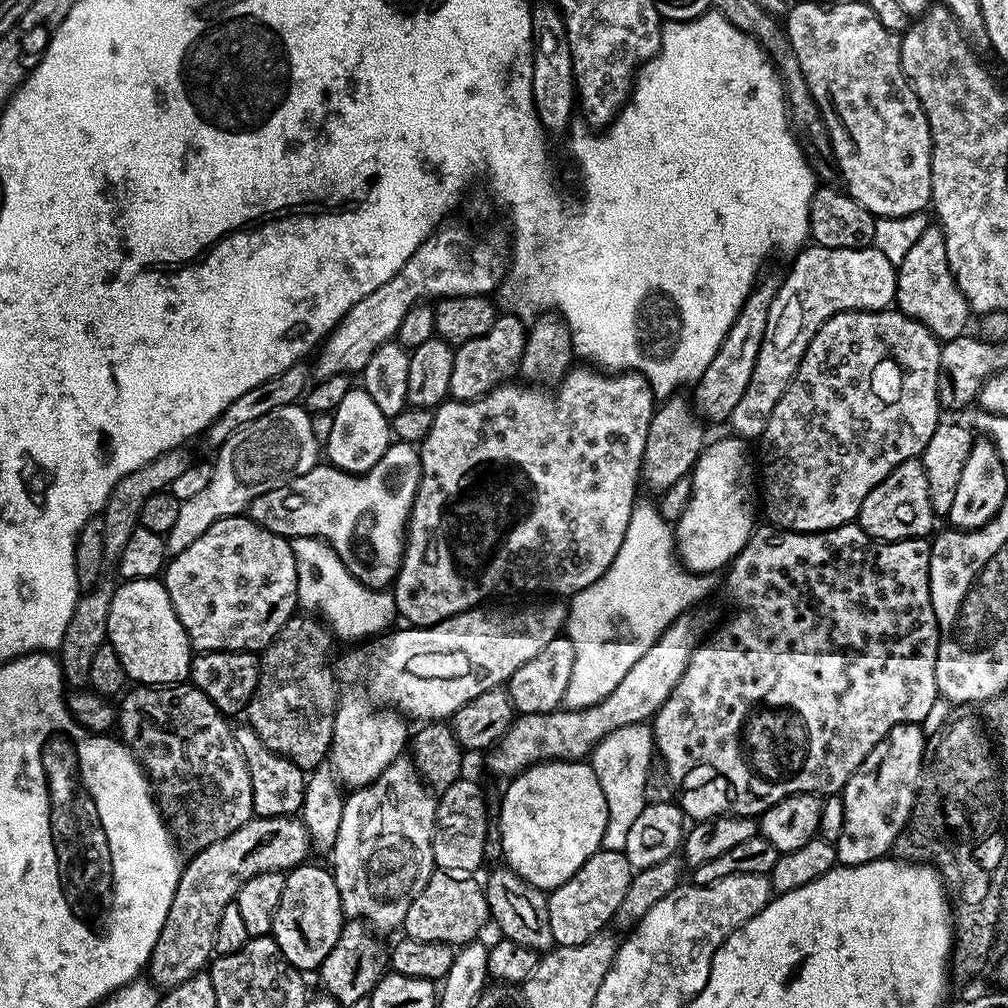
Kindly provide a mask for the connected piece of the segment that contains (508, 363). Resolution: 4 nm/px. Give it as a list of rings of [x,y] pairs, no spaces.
[[[515,314],[497,315],[494,326],[482,338],[470,338],[454,351],[454,371],[450,373],[449,397],[453,400],[480,400],[501,384],[517,375],[526,346],[528,328],[525,321]]]

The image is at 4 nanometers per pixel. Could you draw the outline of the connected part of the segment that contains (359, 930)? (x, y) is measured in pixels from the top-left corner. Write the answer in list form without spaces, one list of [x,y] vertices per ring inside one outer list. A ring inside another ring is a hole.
[[[349,919],[338,942],[334,942],[334,950],[330,950],[320,964],[318,975],[324,983],[323,991],[333,996],[341,1006],[350,1006],[358,1002],[358,998],[371,997],[373,986],[385,975],[390,964],[390,952],[379,939],[383,940],[363,920]]]

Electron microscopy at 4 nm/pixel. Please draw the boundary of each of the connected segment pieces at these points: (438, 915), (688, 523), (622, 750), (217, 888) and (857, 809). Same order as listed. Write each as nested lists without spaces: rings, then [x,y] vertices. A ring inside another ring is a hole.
[[[435,871],[426,882],[422,894],[410,902],[410,910],[406,910],[406,918],[402,925],[404,936],[426,942],[442,942],[453,946],[473,943],[476,936],[490,920],[488,903],[483,887],[475,884],[472,878],[460,874]]]
[[[728,434],[725,440],[707,445],[690,473],[692,493],[686,510],[674,524],[674,548],[689,572],[716,574],[732,563],[752,537],[758,504],[752,501],[754,468],[748,465],[748,448],[743,439]]]
[[[648,726],[619,728],[596,745],[590,756],[592,769],[600,779],[602,794],[606,794],[608,825],[604,831],[603,851],[623,852],[626,836],[634,818],[642,814],[645,806],[646,774],[654,759],[654,732]],[[616,804],[631,804],[629,812],[618,812]]]
[[[256,816],[247,820],[234,834],[206,846],[180,869],[174,902],[158,934],[158,942],[148,962],[147,973],[157,989],[176,988],[213,959],[222,910],[230,906],[250,878],[267,872],[287,873],[309,859],[312,839],[304,821],[296,816]]]
[[[899,724],[866,754],[858,770],[843,786],[844,825],[836,841],[836,859],[841,865],[868,864],[893,851],[900,831],[908,826],[920,790],[926,737],[920,724]]]

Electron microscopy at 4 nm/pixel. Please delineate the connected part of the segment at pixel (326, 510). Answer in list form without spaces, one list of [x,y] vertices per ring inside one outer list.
[[[399,442],[389,443],[386,454],[382,454],[382,458],[378,458],[378,462],[368,472],[355,473],[344,472],[340,468],[333,468],[327,462],[317,463],[316,467],[311,468],[306,474],[296,476],[292,480],[288,480],[282,486],[278,486],[274,490],[270,490],[266,494],[262,494],[258,498],[254,498],[252,503],[248,505],[247,515],[258,526],[262,526],[266,530],[270,530],[274,534],[285,538],[295,538],[297,536],[315,536],[324,541],[333,548],[338,554],[338,558],[342,558],[342,562],[346,566],[346,570],[350,570],[351,576],[358,578],[358,582],[366,588],[374,588],[384,590],[395,581],[397,574],[400,572],[400,563],[404,561],[404,541],[408,530],[408,515],[412,512],[414,506],[414,498],[418,494],[418,486],[420,485],[420,475],[422,468],[420,466],[420,450],[414,444],[401,444]]]

